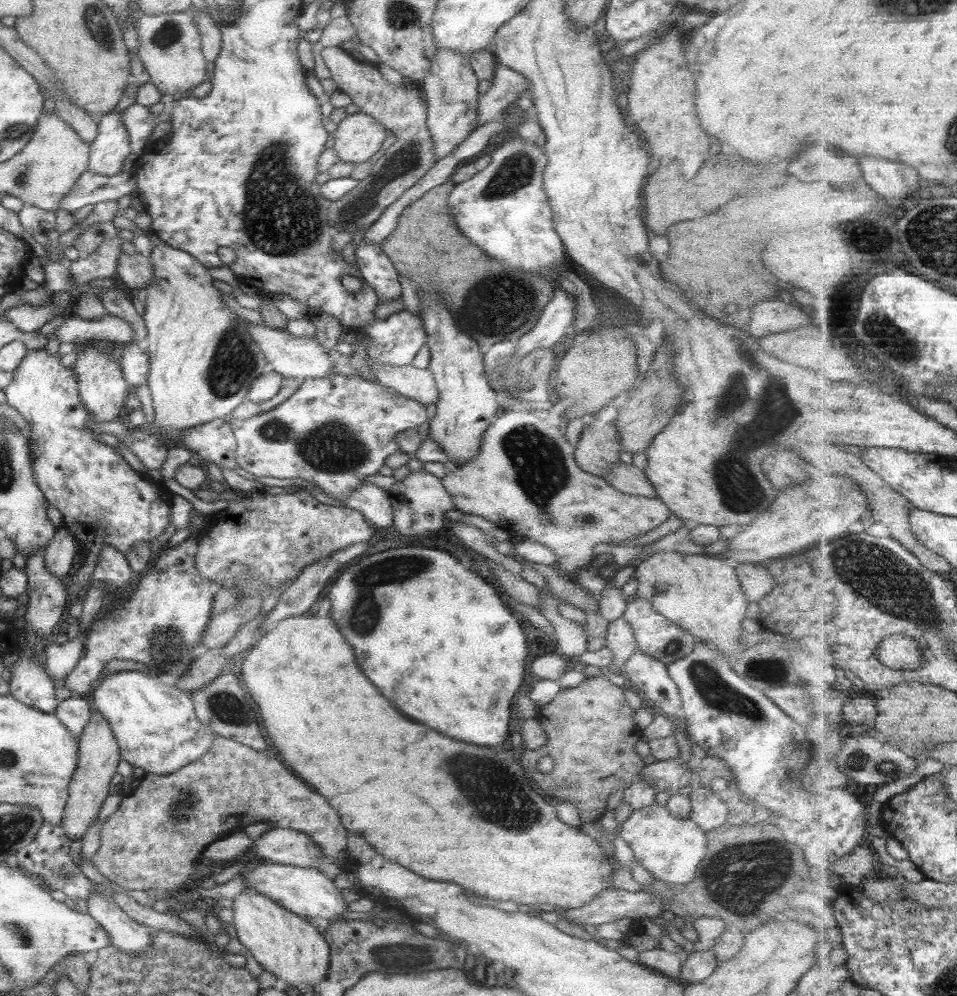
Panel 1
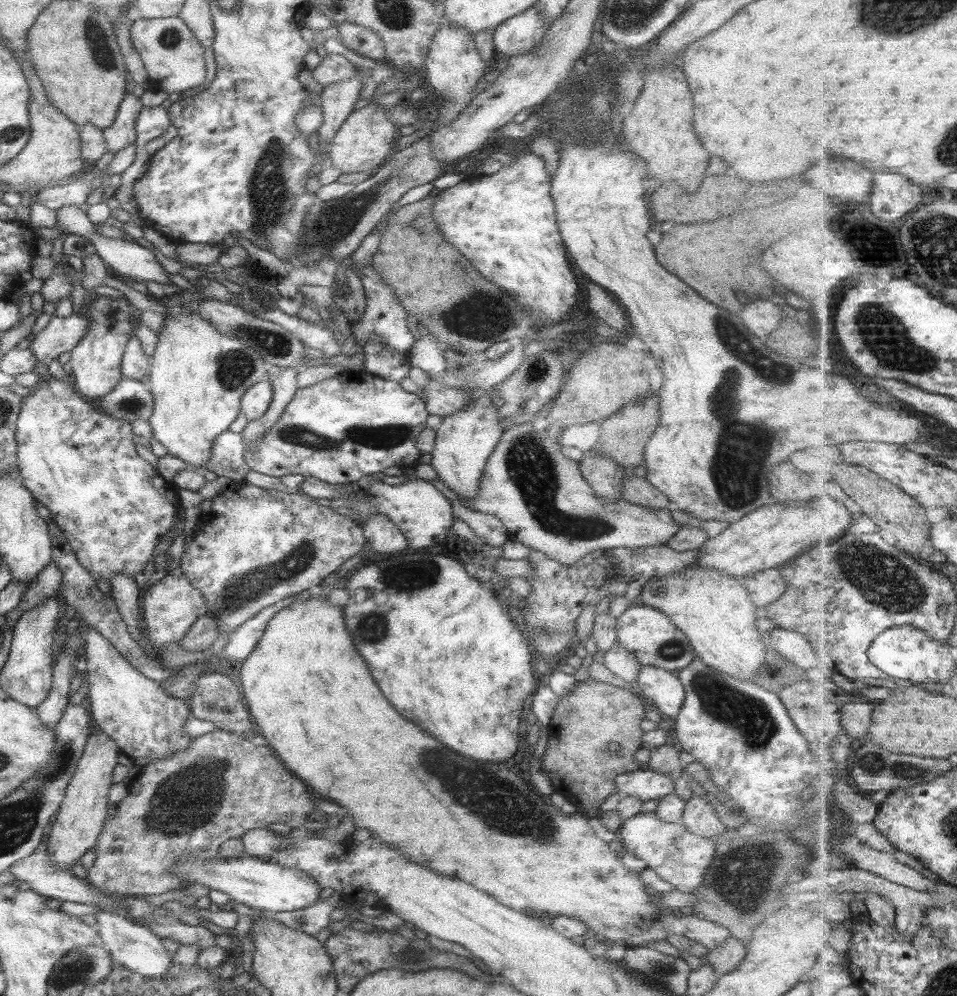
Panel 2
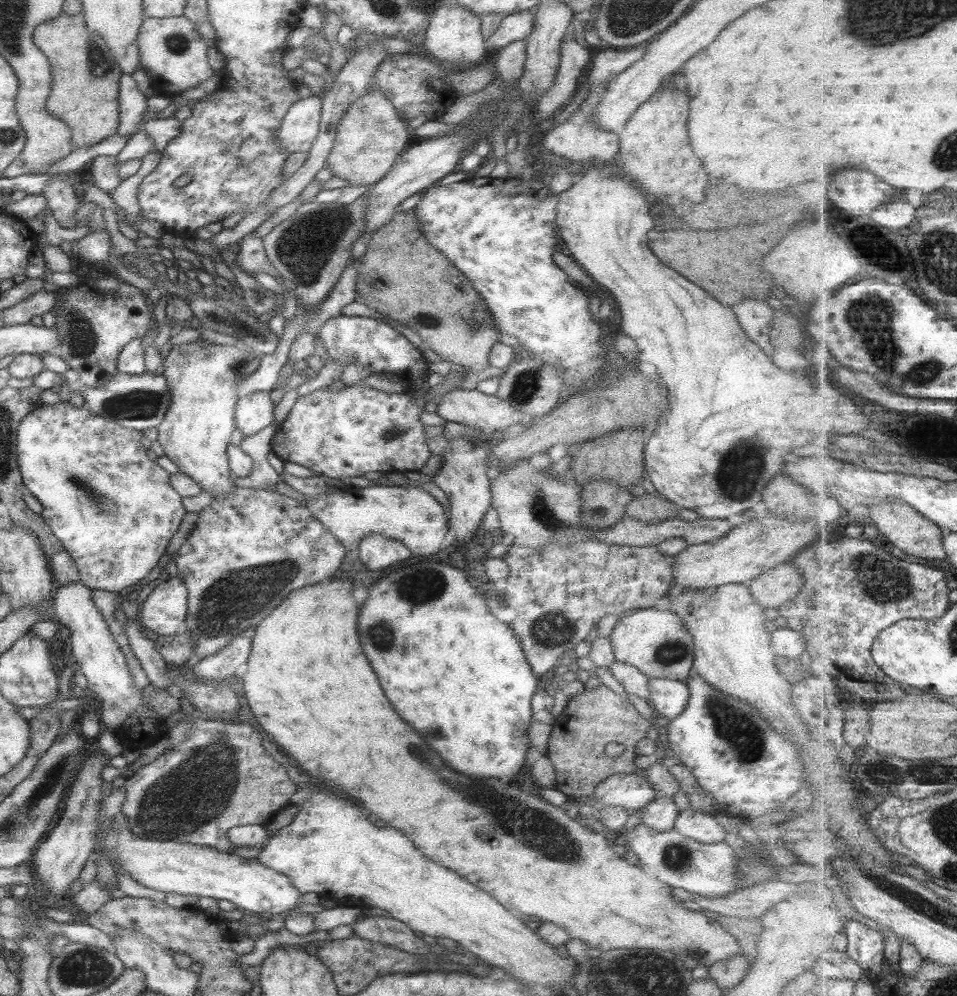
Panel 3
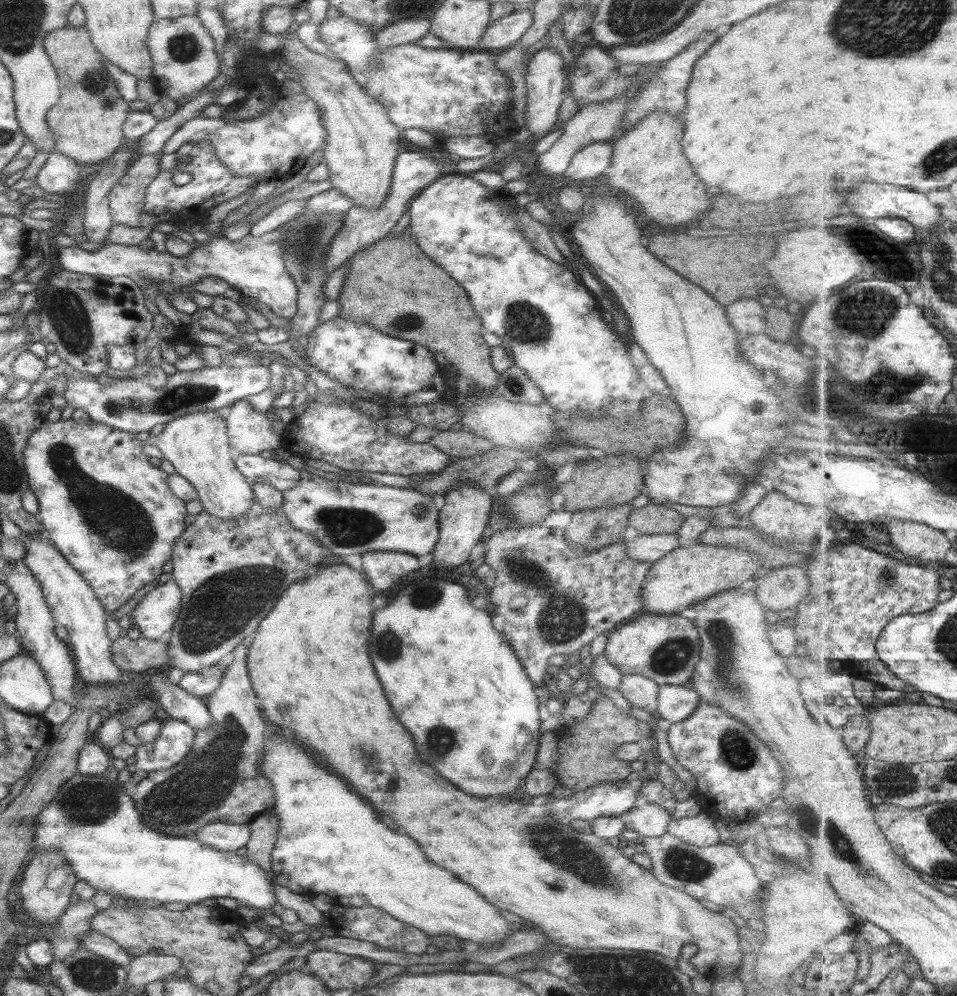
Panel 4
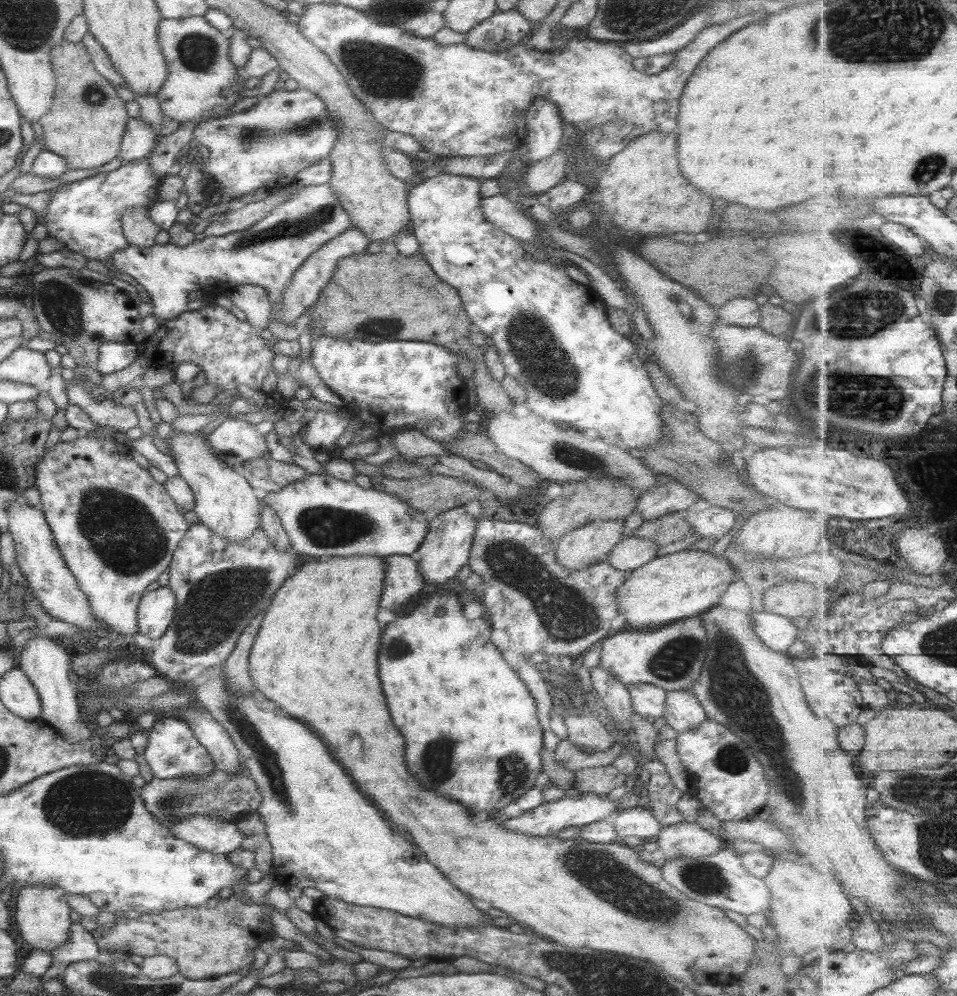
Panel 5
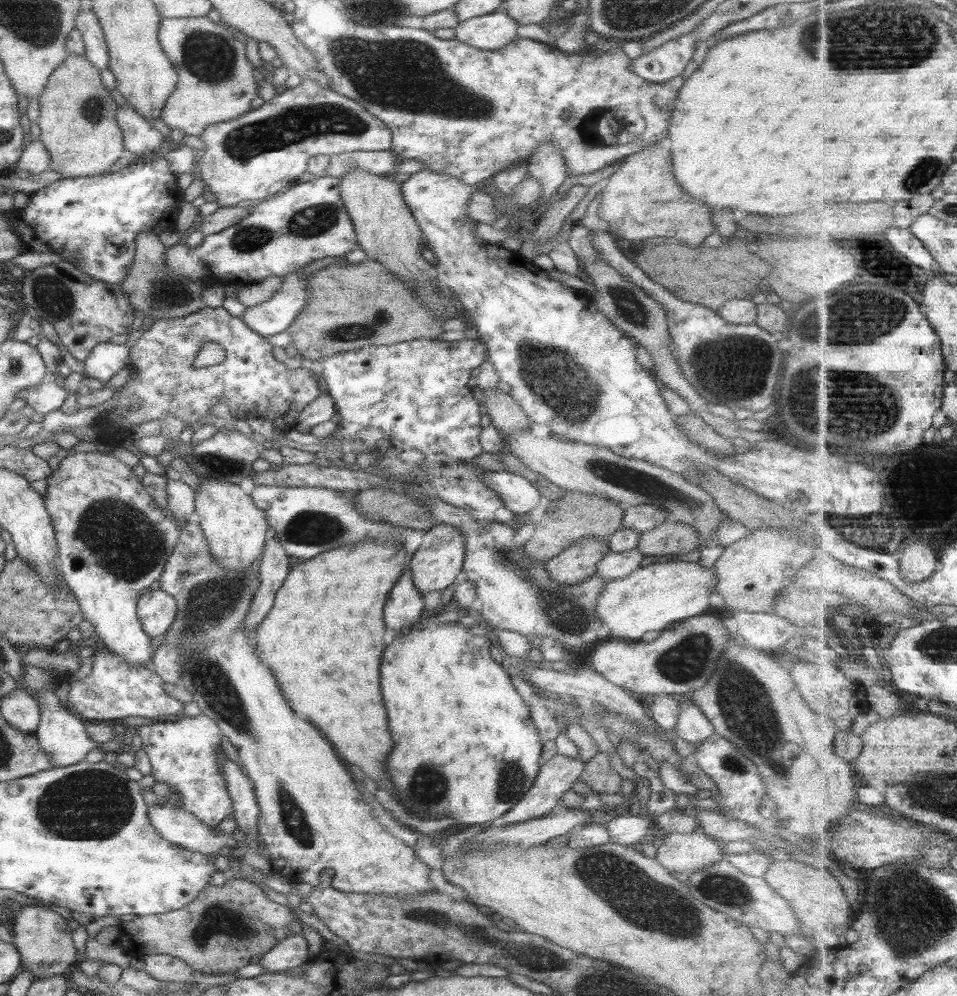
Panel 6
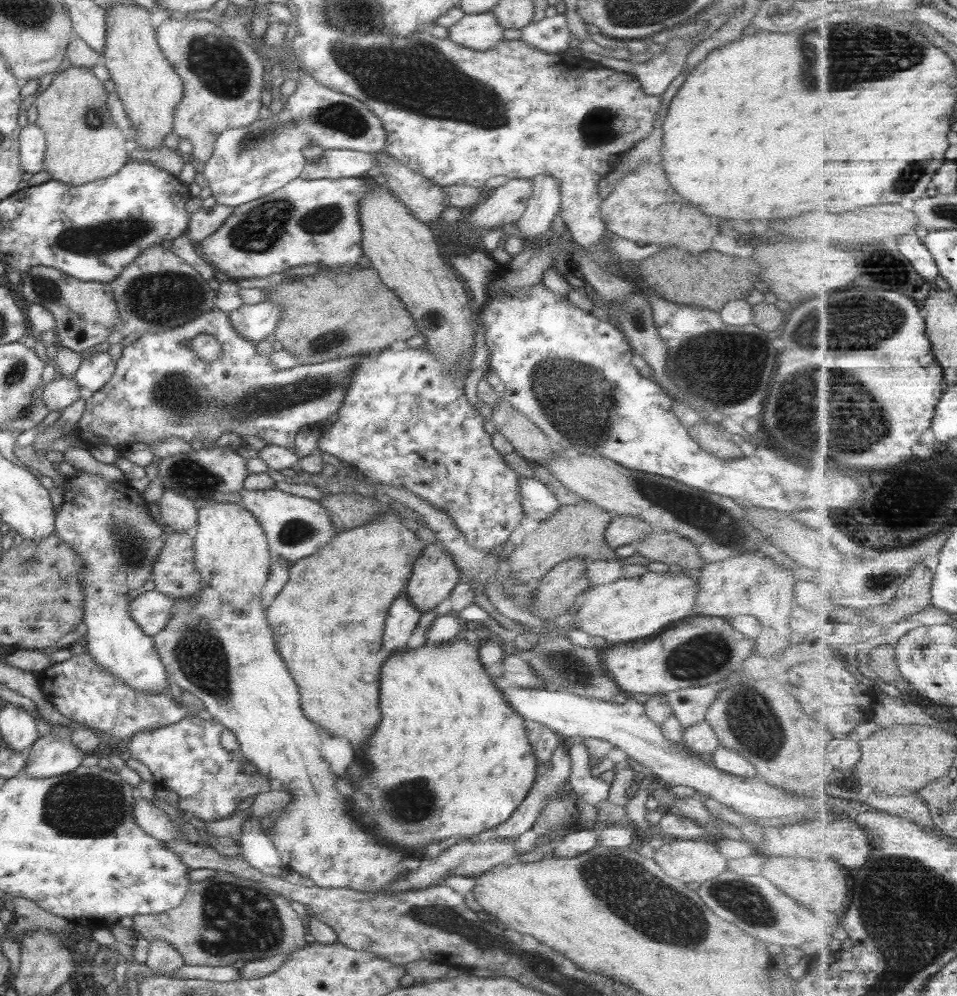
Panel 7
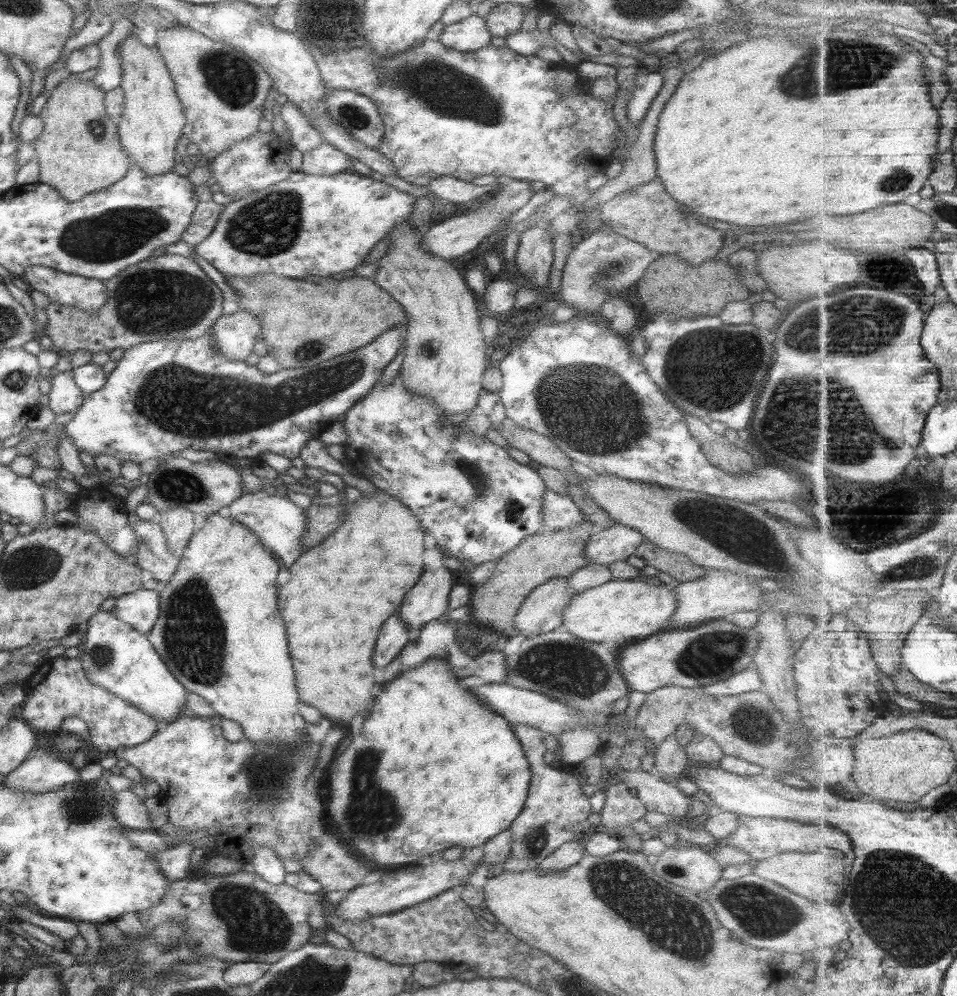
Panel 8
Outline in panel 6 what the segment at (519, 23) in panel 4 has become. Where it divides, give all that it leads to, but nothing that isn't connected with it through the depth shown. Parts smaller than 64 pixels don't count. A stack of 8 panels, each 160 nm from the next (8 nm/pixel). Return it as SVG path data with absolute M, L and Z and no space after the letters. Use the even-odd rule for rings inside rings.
M502 9L485 16L458 22L453 28L454 39L479 50L495 51L516 36L519 27Z

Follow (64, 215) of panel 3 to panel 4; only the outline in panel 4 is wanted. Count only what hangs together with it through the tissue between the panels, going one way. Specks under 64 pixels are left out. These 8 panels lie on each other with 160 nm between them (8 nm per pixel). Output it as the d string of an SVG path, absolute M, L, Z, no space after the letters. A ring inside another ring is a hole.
M49 155L35 173L36 186L49 194L69 195L78 186L82 166L63 155Z

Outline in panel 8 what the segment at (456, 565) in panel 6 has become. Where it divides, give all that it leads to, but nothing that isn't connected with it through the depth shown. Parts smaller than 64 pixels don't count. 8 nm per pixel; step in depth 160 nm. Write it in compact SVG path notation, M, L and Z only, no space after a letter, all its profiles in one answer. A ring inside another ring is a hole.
M441 566L425 569L419 582L405 594L397 610L409 634L414 635L429 621L444 618L449 611L448 594L454 586L452 571Z

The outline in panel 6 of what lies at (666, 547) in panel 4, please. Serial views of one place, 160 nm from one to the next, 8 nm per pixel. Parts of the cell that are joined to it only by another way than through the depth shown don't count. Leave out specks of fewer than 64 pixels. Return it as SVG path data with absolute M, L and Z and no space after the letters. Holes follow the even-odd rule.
M636 548L620 553L609 551L597 561L595 573L603 583L613 581L633 572L643 557Z

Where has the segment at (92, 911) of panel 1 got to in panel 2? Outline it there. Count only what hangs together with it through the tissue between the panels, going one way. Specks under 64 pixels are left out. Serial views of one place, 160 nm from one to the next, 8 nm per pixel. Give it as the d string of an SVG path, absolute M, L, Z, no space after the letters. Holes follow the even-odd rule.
M96 909L93 914L96 918L95 930L97 932L99 944L106 950L113 964L117 964L123 969L134 972L143 979L163 979L168 974L170 954L149 929L131 922L130 917L123 917L118 912L103 911Z

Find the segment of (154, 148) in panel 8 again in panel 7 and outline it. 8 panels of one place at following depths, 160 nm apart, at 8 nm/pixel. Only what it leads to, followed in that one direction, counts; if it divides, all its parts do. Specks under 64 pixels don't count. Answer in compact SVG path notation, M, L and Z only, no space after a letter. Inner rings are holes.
M125 3L113 5L105 13L105 36L102 48L103 64L114 84L114 93L122 103L123 111L134 128L134 141L138 148L151 150L164 146L163 139L172 132L175 107L182 94L181 79L159 50L155 39L155 30L151 27L150 12L145 8Z

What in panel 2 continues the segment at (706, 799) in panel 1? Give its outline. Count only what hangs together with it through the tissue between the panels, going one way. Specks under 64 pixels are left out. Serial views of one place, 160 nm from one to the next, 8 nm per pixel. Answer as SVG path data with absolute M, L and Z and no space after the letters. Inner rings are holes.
M692 795L684 801L679 822L687 832L709 839L729 829L715 817L714 807L703 796Z

